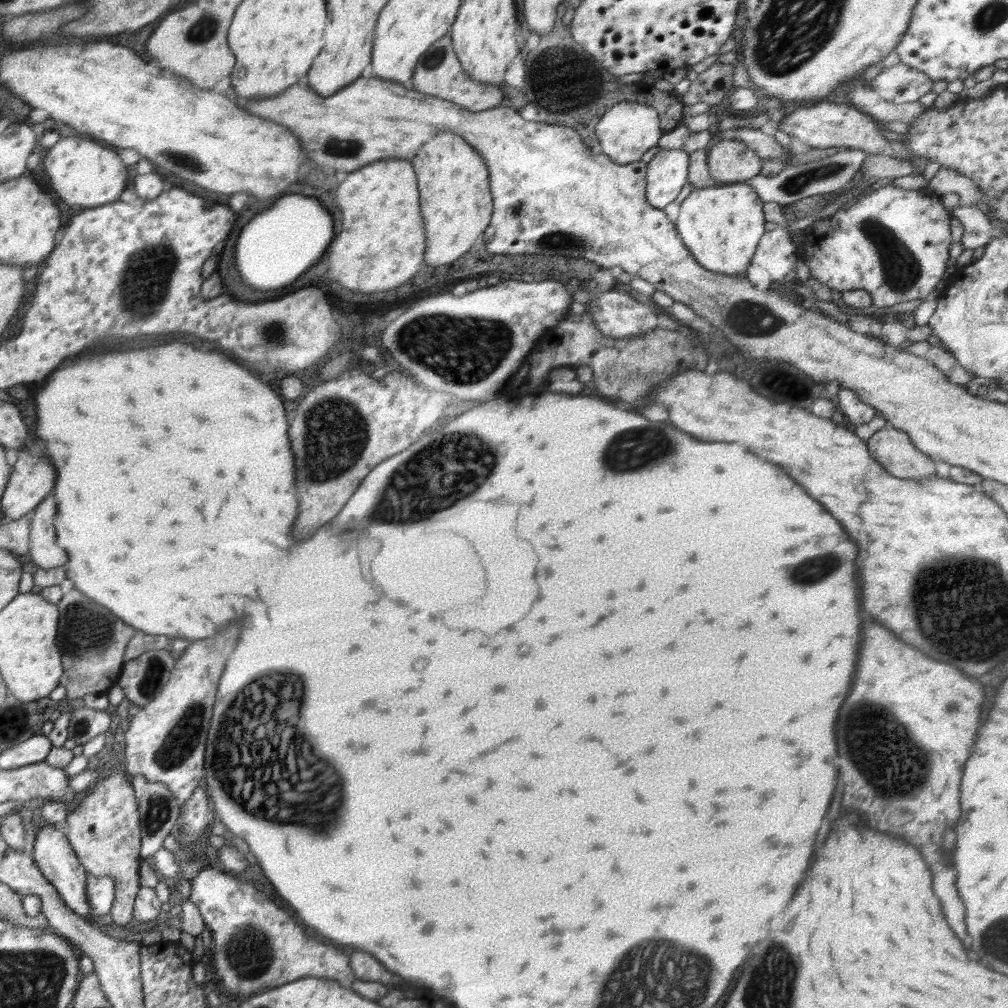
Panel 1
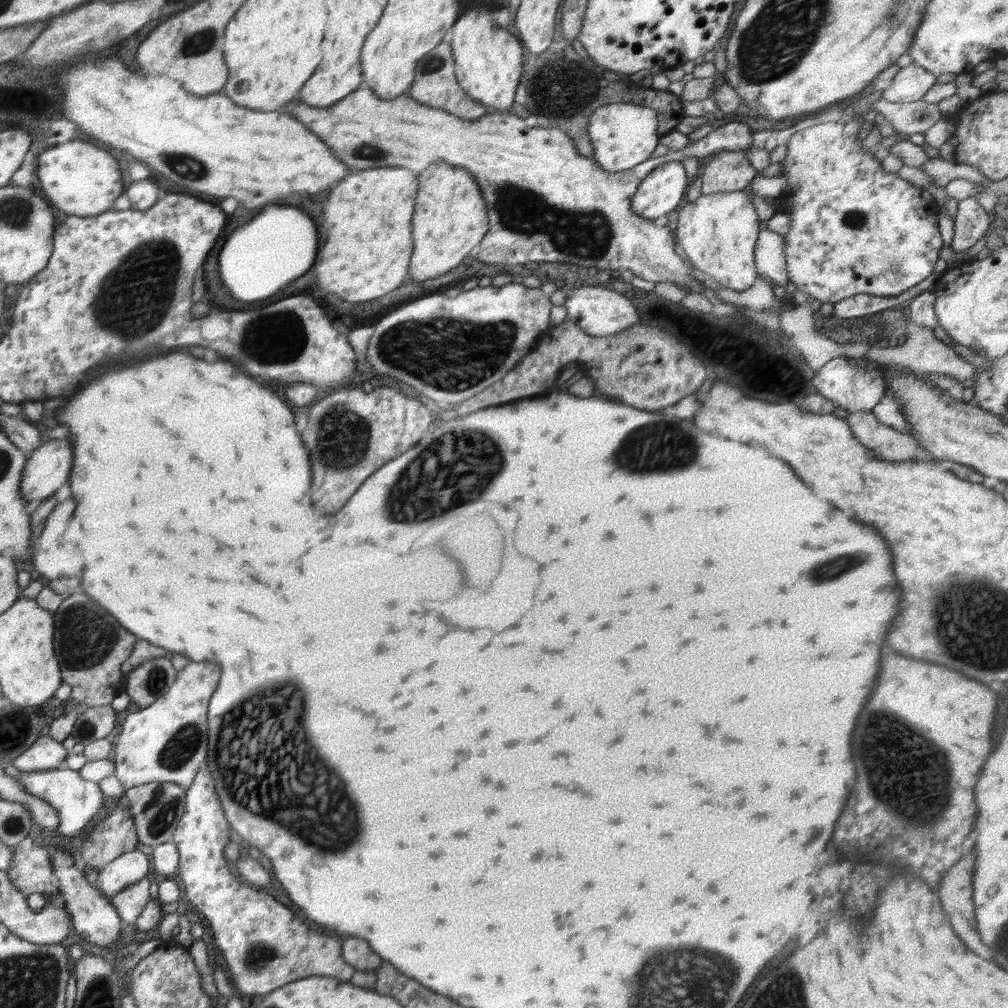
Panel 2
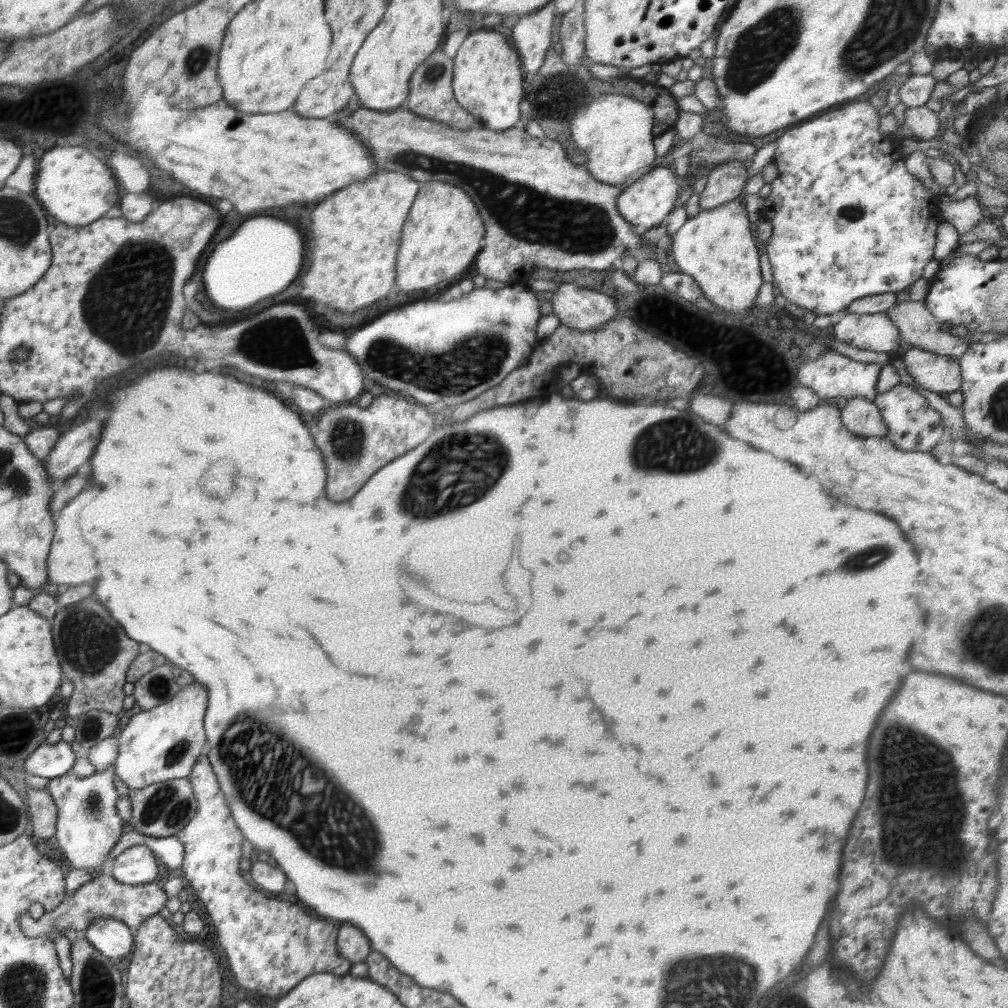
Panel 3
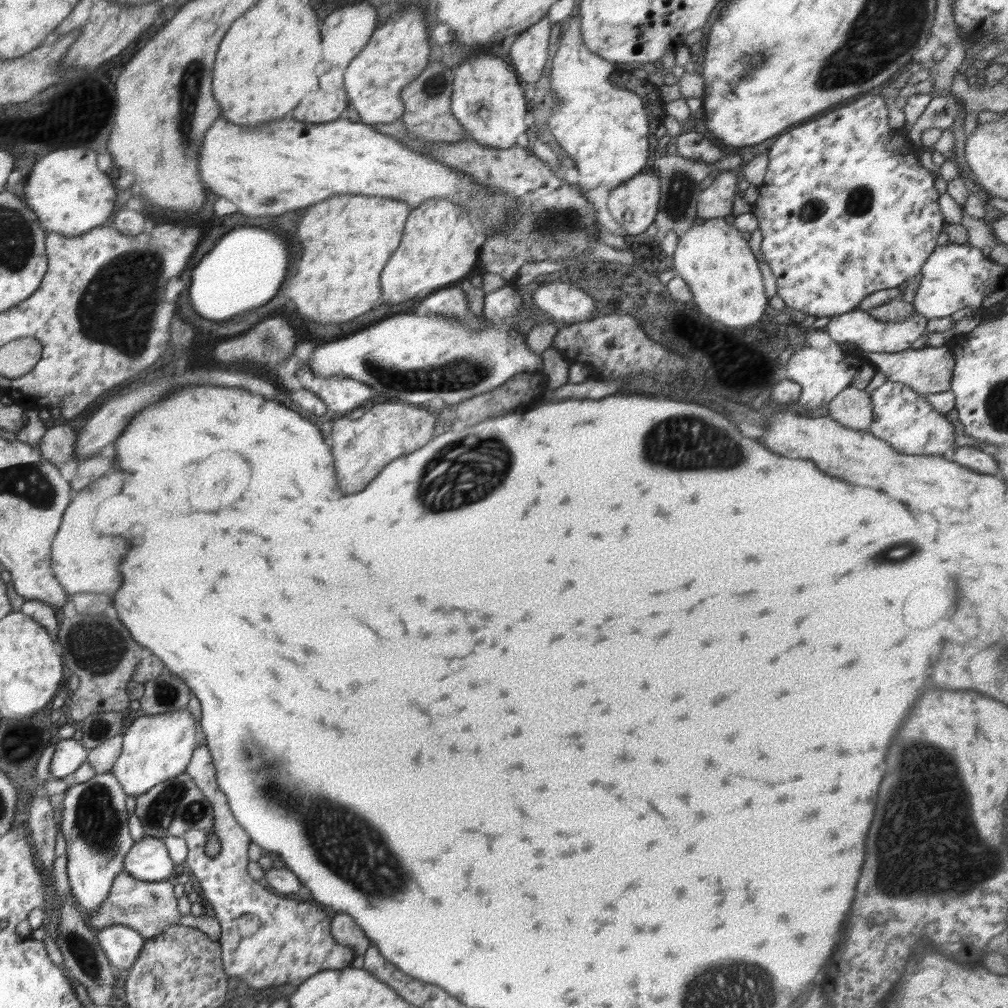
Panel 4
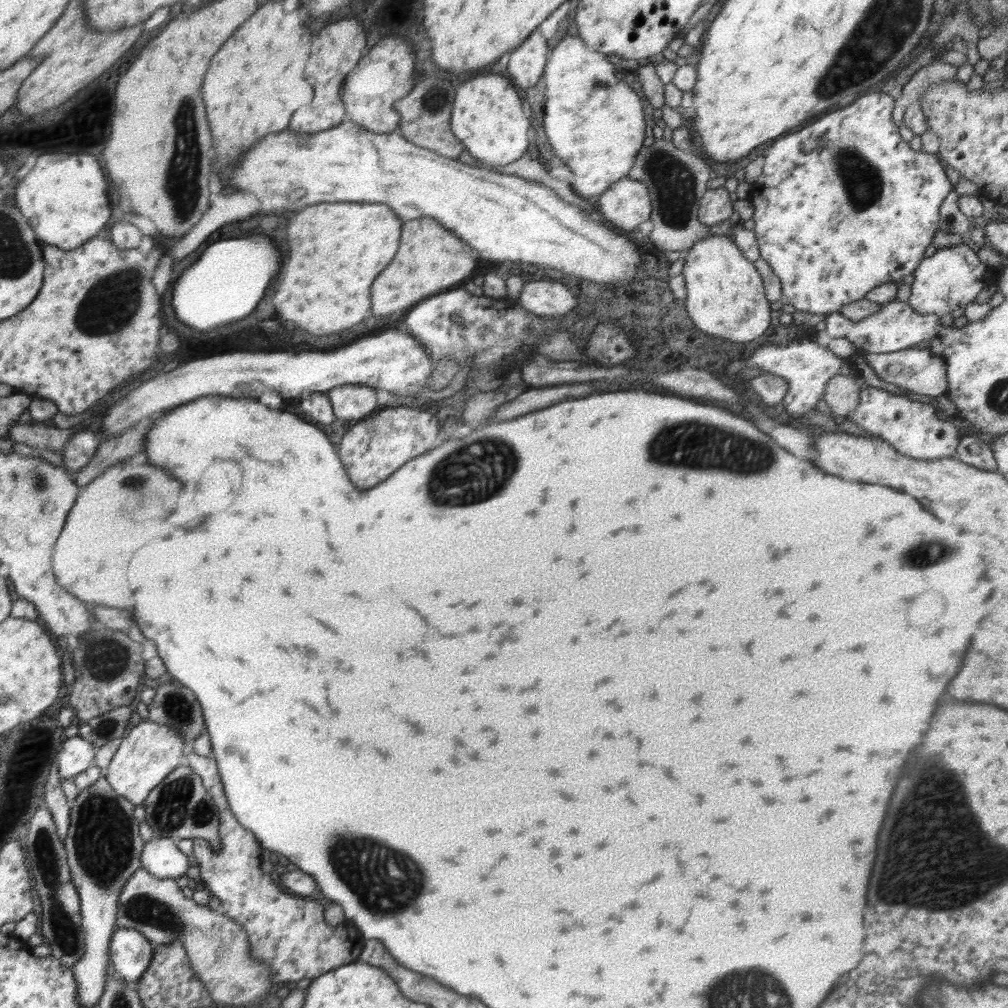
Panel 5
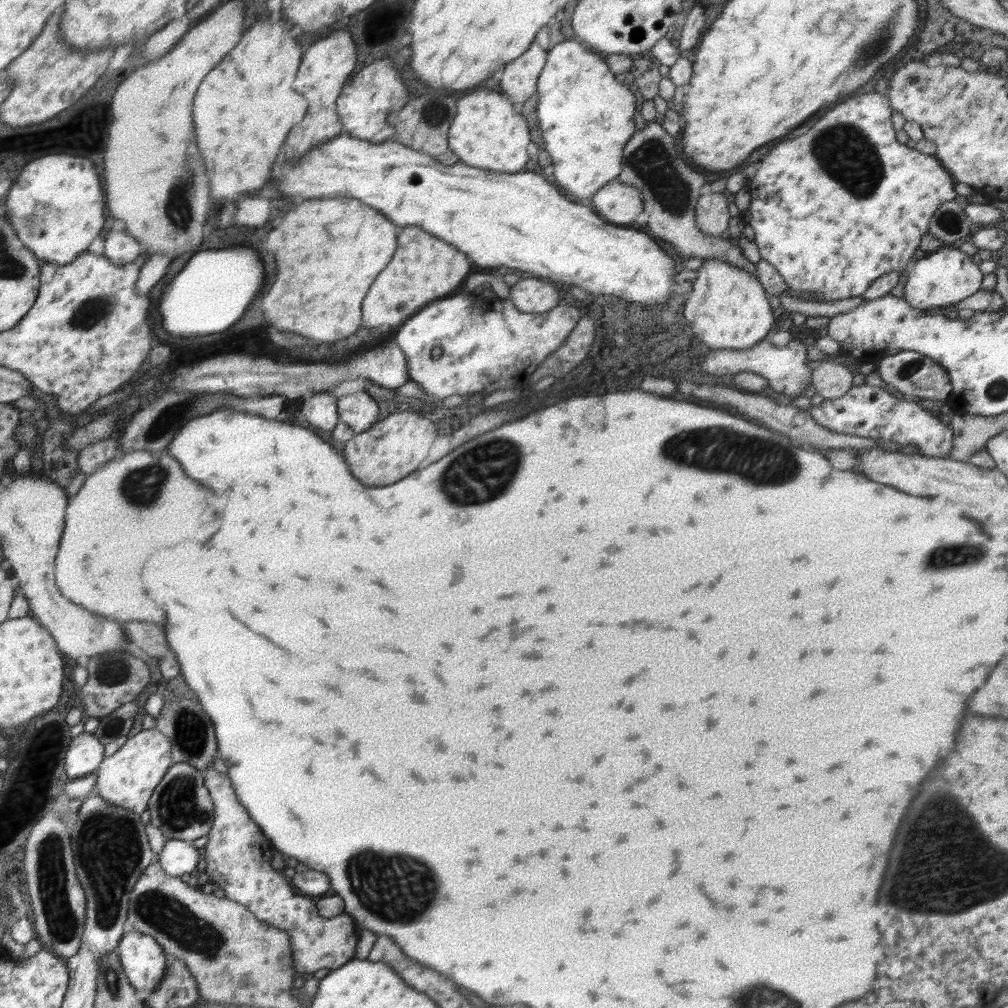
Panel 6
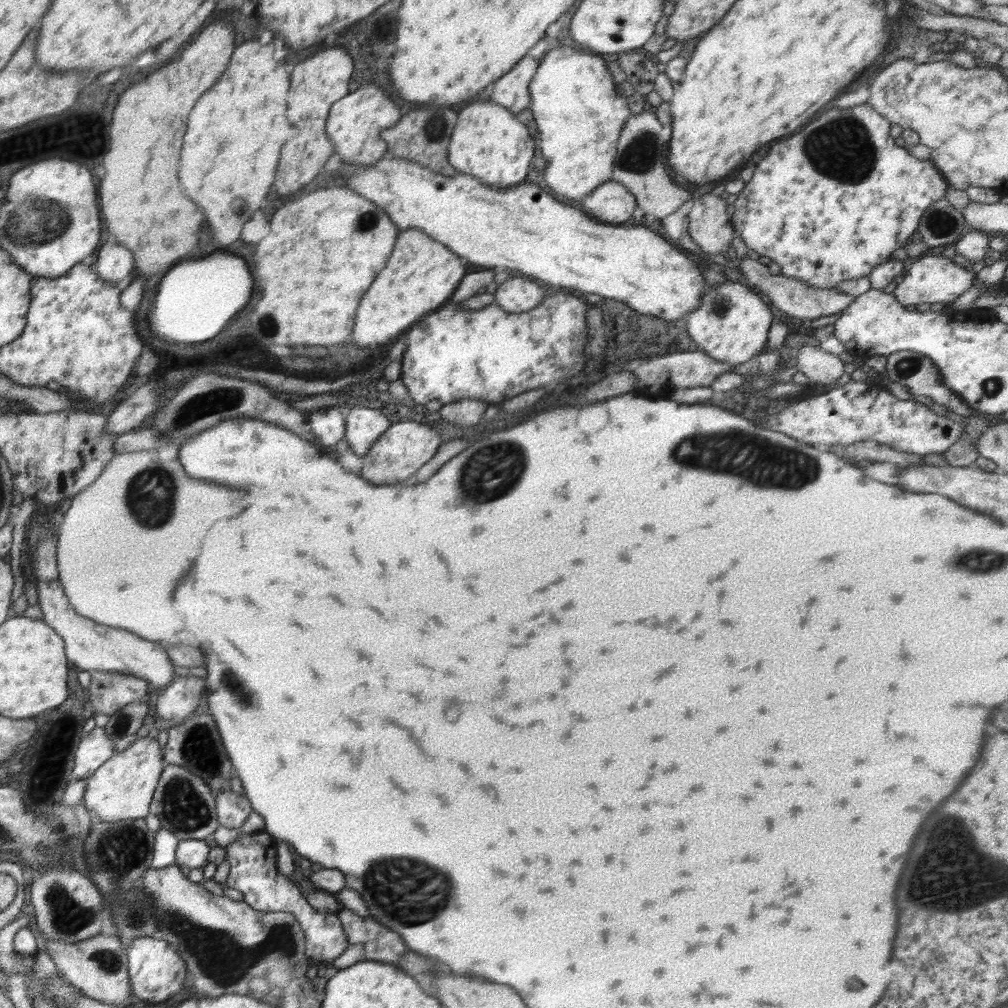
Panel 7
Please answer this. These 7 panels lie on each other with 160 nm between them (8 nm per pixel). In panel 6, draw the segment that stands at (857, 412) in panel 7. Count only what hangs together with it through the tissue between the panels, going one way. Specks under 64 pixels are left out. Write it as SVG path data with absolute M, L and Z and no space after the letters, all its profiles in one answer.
M852 385L844 396L824 399L821 405L813 405L808 411L818 425L837 433L891 440L924 456L946 457L952 450L952 427L947 419L934 417L920 404L898 399L880 386Z

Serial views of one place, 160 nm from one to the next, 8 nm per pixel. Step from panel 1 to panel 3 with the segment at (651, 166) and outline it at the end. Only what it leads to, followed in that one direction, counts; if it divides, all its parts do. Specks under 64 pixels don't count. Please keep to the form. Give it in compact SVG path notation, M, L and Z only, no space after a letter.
M671 166L650 167L634 177L618 197L618 212L630 224L641 231L651 229L659 225L663 219L675 208L675 202L679 195L679 186L676 183L677 175Z

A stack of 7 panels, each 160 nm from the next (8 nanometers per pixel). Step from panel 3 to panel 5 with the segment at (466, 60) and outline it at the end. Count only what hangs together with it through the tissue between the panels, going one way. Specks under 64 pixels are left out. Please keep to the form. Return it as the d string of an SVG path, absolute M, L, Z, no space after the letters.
M480 72L467 77L462 85L455 92L453 109L451 112L450 130L456 140L460 140L465 149L484 164L490 166L504 166L518 160L527 150L532 149L532 144L528 142L528 124L530 121L525 118L522 112L522 93L512 80L499 75L498 73Z

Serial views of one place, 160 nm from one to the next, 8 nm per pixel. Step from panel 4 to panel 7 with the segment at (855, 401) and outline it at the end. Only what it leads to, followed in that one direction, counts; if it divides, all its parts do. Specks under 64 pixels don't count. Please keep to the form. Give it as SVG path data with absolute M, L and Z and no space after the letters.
M804 346L798 350L796 355L796 367L802 374L808 377L811 384L828 386L836 382L844 374L844 363L838 358L838 355L824 352L819 346Z

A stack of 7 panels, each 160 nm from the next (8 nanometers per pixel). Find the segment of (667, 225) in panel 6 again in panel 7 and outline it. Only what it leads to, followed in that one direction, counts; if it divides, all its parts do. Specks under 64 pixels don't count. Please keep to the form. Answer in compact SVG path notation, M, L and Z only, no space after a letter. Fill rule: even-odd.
M651 110L631 115L618 137L618 150L616 150L618 156L614 160L614 172L612 172L612 181L624 184L634 195L637 206L642 208L645 214L660 220L678 212L680 206L688 202L692 196L688 188L680 186L680 183L676 184L668 174L668 162L664 150L668 148L669 137L670 132L667 127L661 125ZM731 253L727 259L738 260L737 269L742 272L747 285L755 286L758 292L762 292L768 296L769 300L773 302L782 312L786 312L789 316L800 318L807 321L815 320L822 316L830 316L838 312L842 312L849 304L854 302L855 297L850 294L839 293L833 288L816 288L805 284L803 280L796 280L789 276L772 275L768 266L759 263L752 258L738 258Z

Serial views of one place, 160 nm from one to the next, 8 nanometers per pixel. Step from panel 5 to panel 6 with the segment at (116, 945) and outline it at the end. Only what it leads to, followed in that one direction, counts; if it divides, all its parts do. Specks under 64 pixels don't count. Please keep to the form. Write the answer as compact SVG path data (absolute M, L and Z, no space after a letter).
M133 931L124 934L117 946L118 955L130 985L151 993L166 976L166 952L153 936Z

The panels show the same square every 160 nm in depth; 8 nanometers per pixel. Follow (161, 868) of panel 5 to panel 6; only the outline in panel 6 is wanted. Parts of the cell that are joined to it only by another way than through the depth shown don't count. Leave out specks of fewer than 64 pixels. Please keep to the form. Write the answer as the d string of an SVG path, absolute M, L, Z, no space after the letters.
M167 840L159 852L157 863L170 876L181 876L189 872L196 873L196 865L200 860L198 849L191 841Z

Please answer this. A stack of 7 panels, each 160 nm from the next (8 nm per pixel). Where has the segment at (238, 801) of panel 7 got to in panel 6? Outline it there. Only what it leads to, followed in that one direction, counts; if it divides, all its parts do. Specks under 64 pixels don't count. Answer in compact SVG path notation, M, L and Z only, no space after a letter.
M208 767L204 771L203 778L215 808L213 825L207 834L207 843L204 845L205 872L208 873L209 880L215 884L215 888L224 890L226 898L243 904L258 920L269 926L285 930L289 934L296 976L314 974L322 969L332 971L354 959L361 930L357 928L353 918L346 913L330 919L322 918L312 898L308 899L304 897L304 894L293 892L292 887L283 878L283 872L271 867L270 859L274 854L273 845L265 837L261 828L250 818L246 808L238 802L231 780L213 767Z

